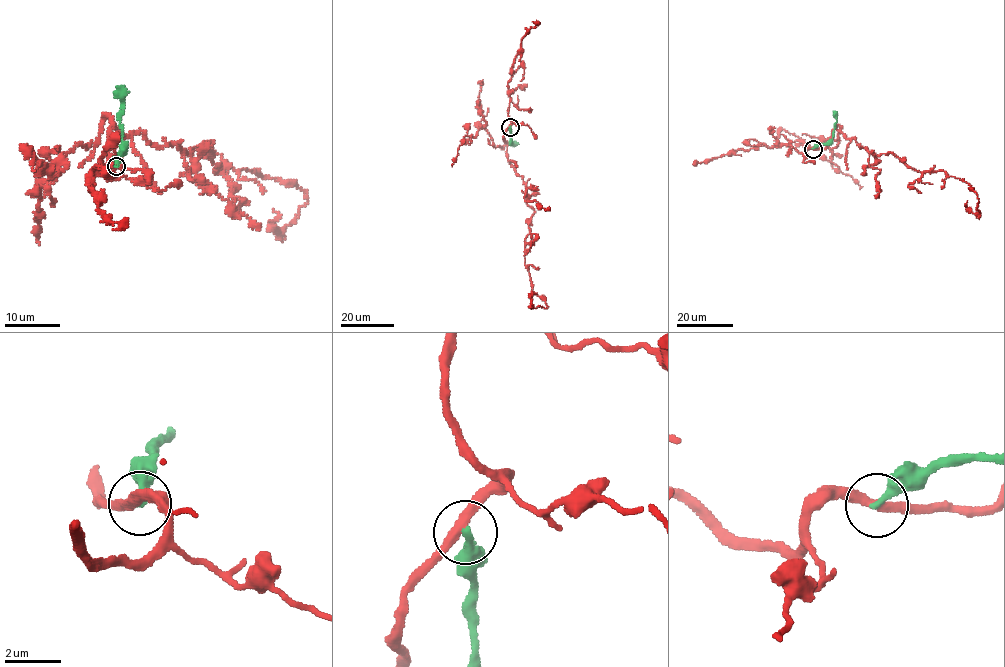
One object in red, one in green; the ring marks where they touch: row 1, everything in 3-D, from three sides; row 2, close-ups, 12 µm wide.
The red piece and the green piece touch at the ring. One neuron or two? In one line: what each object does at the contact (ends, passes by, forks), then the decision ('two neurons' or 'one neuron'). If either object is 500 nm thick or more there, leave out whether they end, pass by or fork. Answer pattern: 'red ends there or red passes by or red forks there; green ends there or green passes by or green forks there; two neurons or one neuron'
red passes by; green ends there; two neurons

